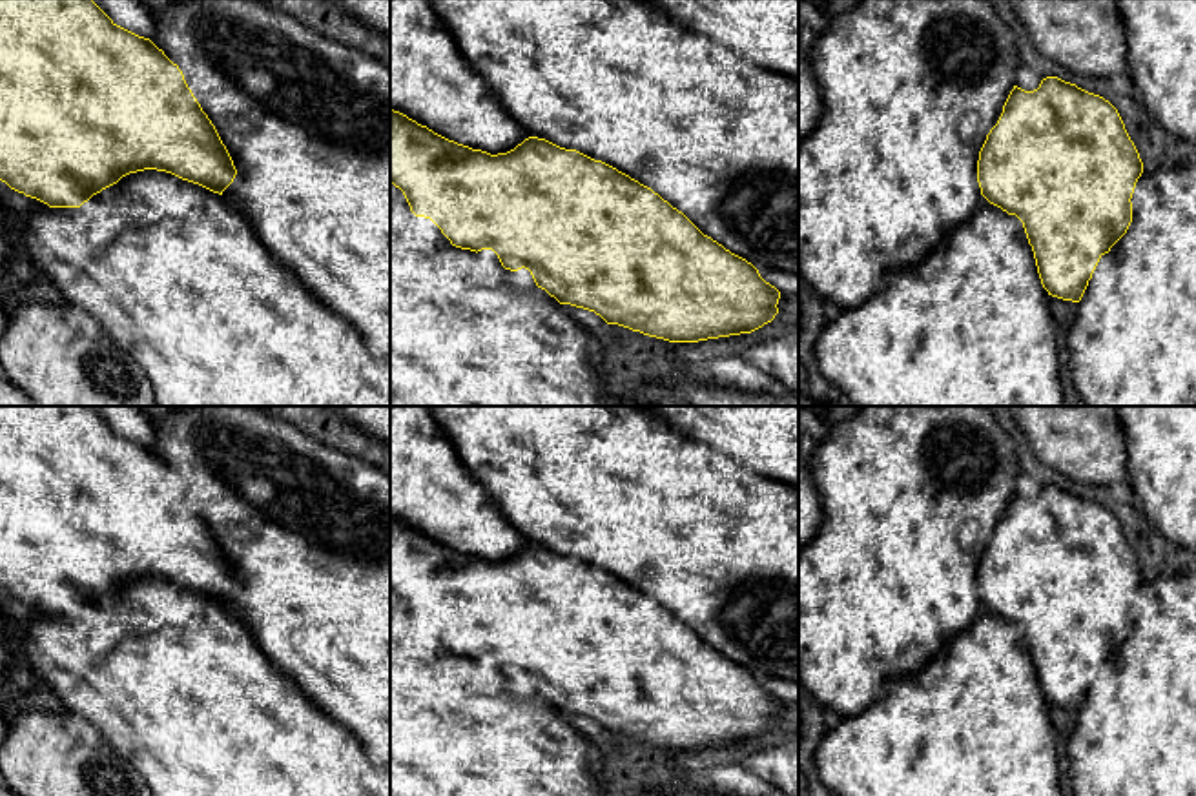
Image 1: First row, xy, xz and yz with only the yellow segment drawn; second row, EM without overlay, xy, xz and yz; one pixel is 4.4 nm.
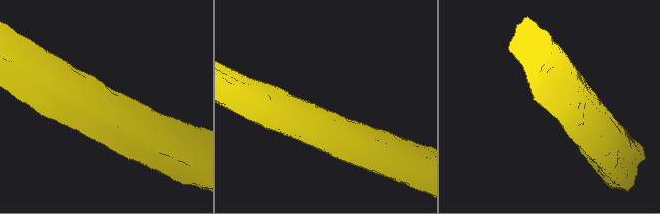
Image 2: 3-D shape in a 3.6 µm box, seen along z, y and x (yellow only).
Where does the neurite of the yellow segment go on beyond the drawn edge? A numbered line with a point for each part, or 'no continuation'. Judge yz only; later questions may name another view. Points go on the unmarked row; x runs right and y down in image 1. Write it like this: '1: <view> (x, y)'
1: yz (970, 532)

